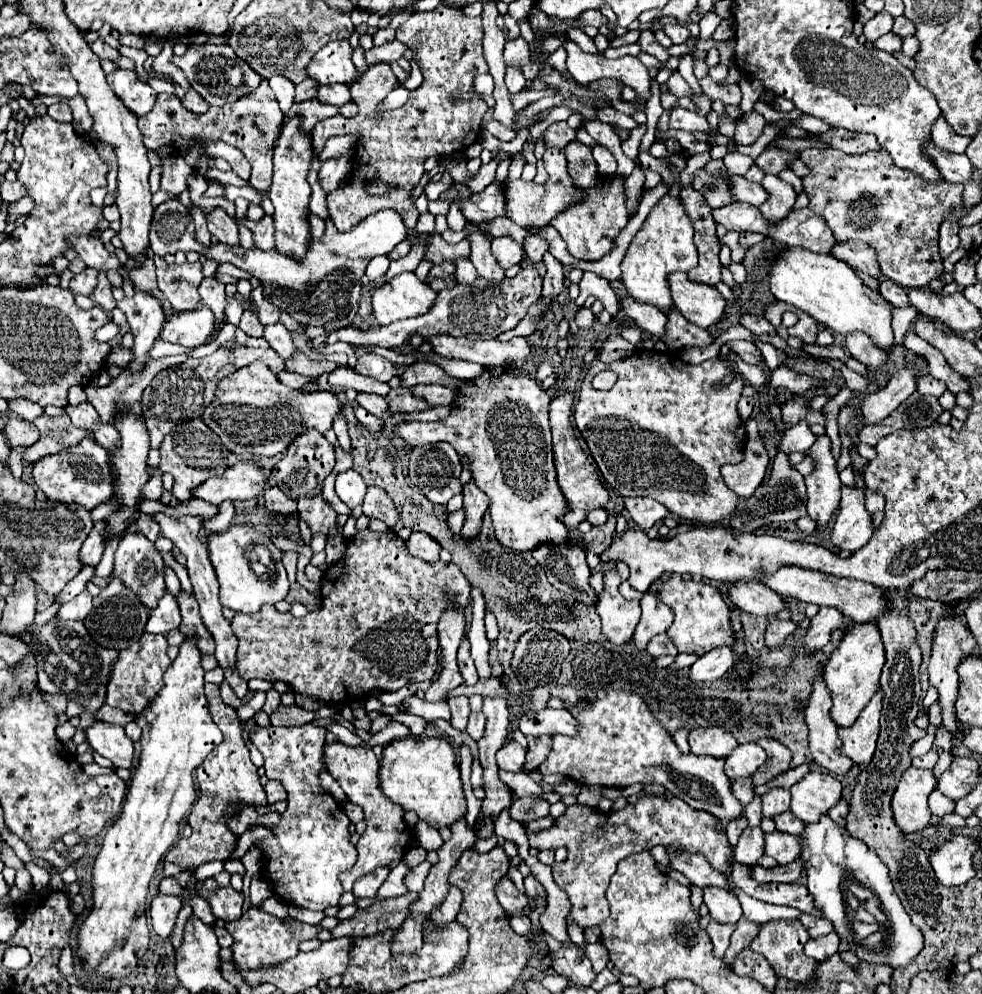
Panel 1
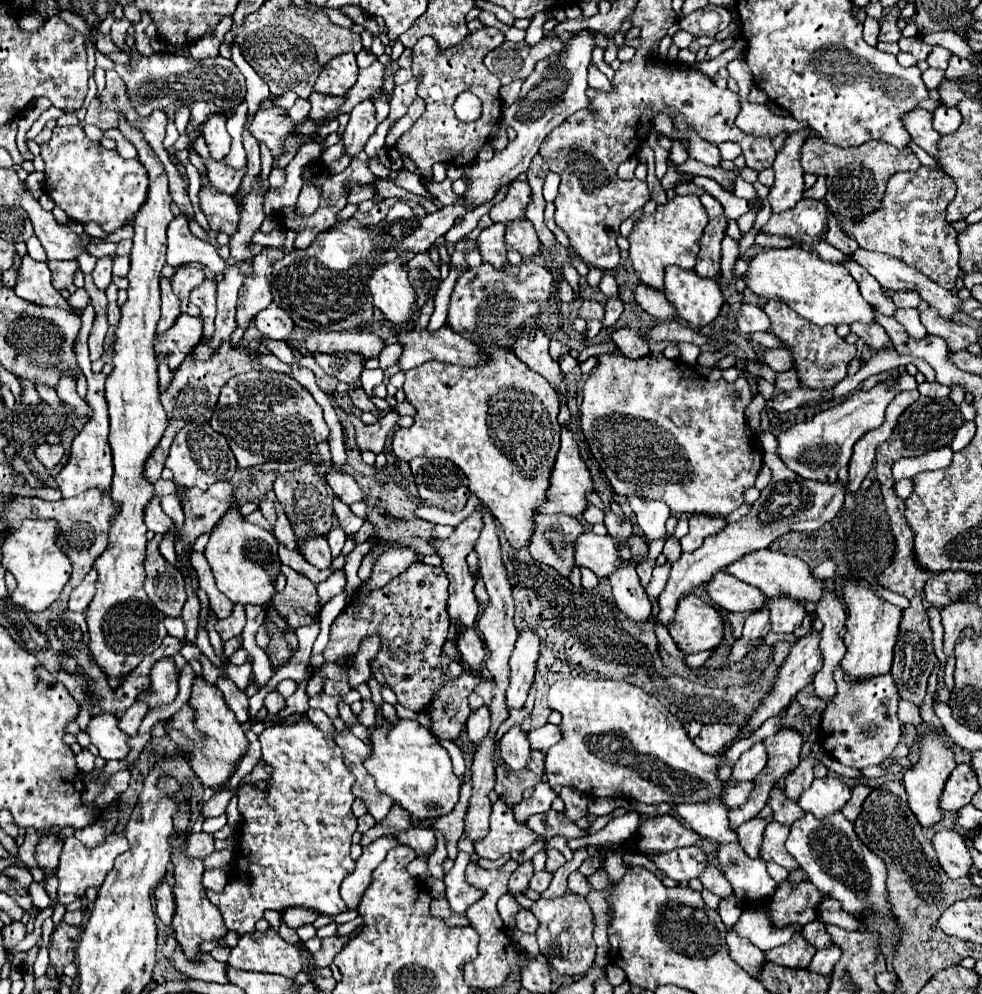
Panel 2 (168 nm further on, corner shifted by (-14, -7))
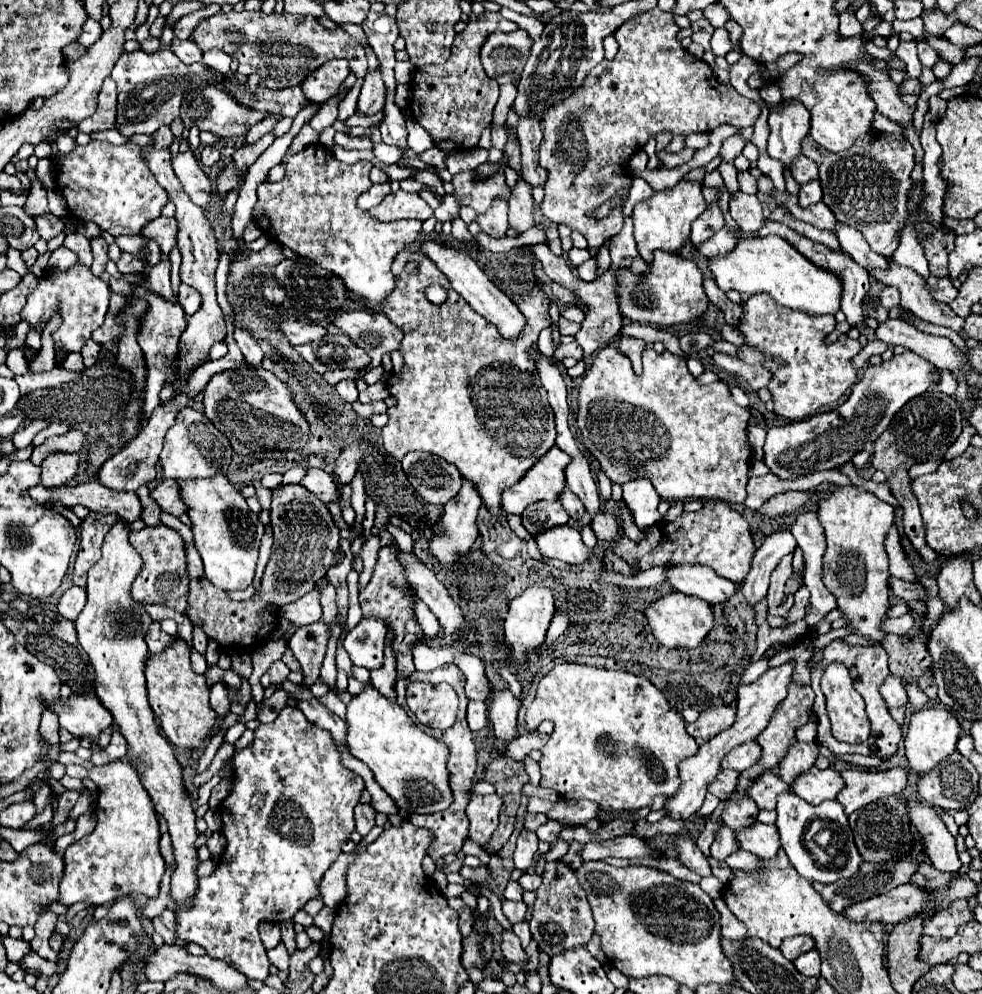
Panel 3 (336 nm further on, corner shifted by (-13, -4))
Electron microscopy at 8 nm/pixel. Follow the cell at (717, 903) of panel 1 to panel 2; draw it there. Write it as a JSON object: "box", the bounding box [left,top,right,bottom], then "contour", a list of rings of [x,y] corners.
{"box":[699,866,733,898],"contour":[[[709,866],[709,868],[699,876],[699,880],[703,882],[703,886],[705,886],[709,892],[717,894],[719,898],[729,898],[729,896],[733,894],[731,884],[727,882],[727,878],[723,878],[723,874],[719,872],[719,868],[715,868],[715,866]]]}

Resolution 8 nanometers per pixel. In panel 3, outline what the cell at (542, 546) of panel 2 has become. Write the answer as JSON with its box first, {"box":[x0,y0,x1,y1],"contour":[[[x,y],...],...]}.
{"box":[522,501,568,533],"contour":[[[540,501],[540,503],[532,503],[530,507],[526,507],[526,511],[522,513],[522,525],[528,529],[528,533],[540,533],[546,531],[554,525],[560,523],[568,523],[568,515],[564,511],[564,507],[558,501]]]}

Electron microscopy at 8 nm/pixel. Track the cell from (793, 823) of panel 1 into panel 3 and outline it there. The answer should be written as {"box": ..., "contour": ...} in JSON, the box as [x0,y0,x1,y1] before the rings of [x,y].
{"box":[746,771,790,809],"contour":[[[764,771],[746,789],[746,795],[758,805],[758,809],[776,809],[778,795],[786,793],[786,791],[790,791],[790,787],[786,783],[782,783],[782,779],[778,779],[776,773]]]}

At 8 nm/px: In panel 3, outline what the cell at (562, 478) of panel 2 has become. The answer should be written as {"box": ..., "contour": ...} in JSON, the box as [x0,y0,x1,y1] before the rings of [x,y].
{"box":[502,447,570,515],"contour":[[[552,447],[514,487],[506,487],[502,491],[502,509],[506,513],[520,515],[530,503],[542,501],[542,499],[558,499],[562,487],[566,485],[564,479],[564,467],[570,463],[570,455],[566,455],[562,449]]]}

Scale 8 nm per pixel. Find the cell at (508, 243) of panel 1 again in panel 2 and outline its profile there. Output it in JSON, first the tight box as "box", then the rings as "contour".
{"box":[505,218,539,260],"contour":[[[527,218],[515,220],[507,224],[505,244],[509,250],[515,250],[523,256],[523,260],[533,260],[539,252],[539,240],[533,230],[533,224]]]}

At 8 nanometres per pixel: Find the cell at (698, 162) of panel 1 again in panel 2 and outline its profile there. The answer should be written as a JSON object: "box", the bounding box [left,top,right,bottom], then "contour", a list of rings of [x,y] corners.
{"box":[718,142,742,160],"contour":[[[723,142],[718,146],[720,154],[724,154],[725,160],[734,160],[742,153],[740,146],[734,142]]]}

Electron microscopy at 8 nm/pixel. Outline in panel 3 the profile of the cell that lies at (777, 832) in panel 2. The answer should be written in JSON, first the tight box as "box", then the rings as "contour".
{"box":[734,821,780,859],"contour":[[[754,821],[750,827],[742,827],[742,831],[734,831],[734,835],[738,839],[740,849],[750,851],[760,859],[772,859],[780,849],[776,825],[764,825],[760,821]]]}

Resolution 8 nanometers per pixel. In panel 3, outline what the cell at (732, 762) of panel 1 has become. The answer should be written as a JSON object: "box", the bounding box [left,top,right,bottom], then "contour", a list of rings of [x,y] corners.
{"box":[720,741,760,773],"contour":[[[748,741],[748,743],[742,743],[740,747],[734,747],[734,751],[730,751],[720,765],[742,773],[748,767],[752,767],[758,761],[758,757],[760,757],[760,745],[756,741]]]}

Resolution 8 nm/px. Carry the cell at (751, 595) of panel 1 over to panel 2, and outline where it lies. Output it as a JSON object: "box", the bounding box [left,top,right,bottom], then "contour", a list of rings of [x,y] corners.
{"box":[707,572,767,612],"contour":[[[719,572],[707,582],[707,592],[715,604],[727,612],[755,612],[759,606],[767,606],[765,594],[743,580]]]}

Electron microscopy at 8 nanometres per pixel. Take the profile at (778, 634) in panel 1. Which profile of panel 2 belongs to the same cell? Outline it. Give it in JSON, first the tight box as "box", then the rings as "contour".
{"box":[769,598,807,634],"contour":[[[771,598],[769,610],[771,610],[771,630],[775,634],[793,634],[807,614],[805,608],[791,598]]]}

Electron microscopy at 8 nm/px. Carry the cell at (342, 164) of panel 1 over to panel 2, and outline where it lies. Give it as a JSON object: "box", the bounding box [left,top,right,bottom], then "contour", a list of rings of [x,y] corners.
{"box":[343,100,379,160],"contour":[[[363,100],[359,102],[353,110],[351,110],[351,120],[343,132],[343,142],[345,142],[345,156],[349,156],[351,160],[357,160],[359,152],[363,152],[369,136],[375,132],[375,128],[379,126],[377,118],[375,118],[375,106],[371,100]]]}

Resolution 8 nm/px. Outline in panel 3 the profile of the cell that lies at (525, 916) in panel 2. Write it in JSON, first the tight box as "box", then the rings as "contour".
{"box":[502,901,526,925],"contour":[[[502,901],[502,911],[504,911],[506,919],[514,925],[524,919],[526,905],[524,905],[524,901]]]}

